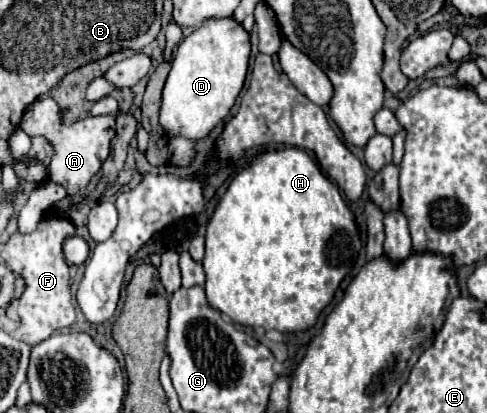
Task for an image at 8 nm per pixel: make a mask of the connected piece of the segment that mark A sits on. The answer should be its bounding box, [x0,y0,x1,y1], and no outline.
[20,98,116,196]

